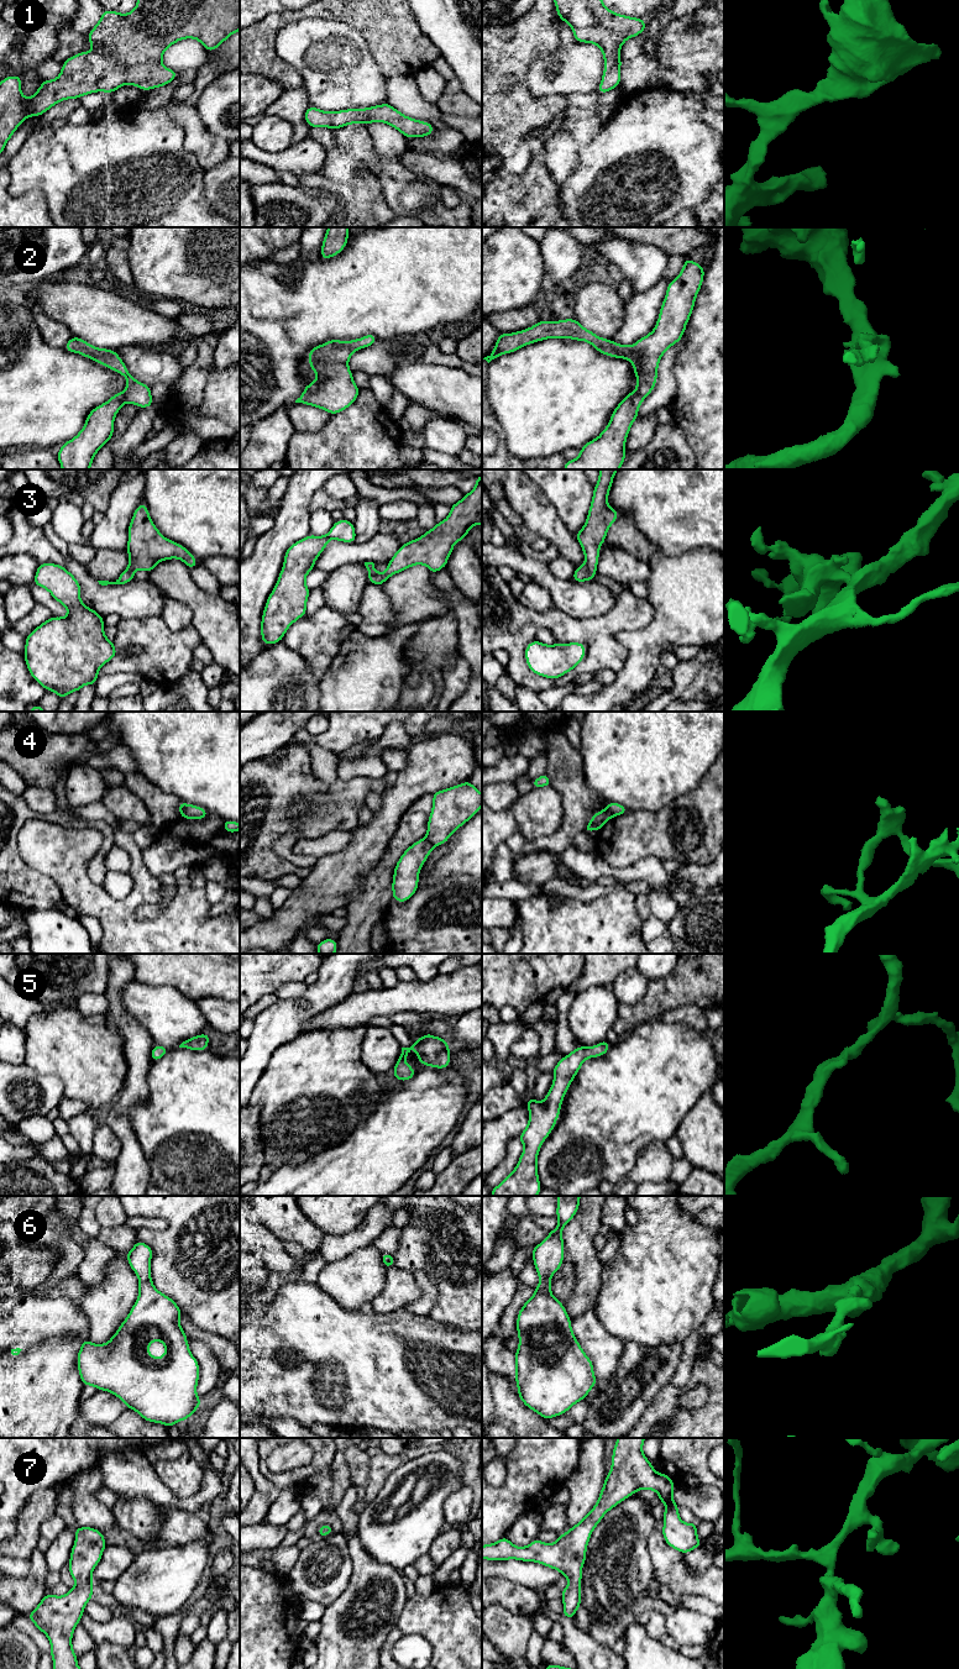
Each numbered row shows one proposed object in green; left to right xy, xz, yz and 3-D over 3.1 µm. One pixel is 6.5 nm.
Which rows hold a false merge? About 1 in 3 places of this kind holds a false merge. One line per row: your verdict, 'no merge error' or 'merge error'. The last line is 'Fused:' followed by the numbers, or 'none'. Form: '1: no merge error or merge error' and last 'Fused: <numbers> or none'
1: no merge error
2: no merge error
3: no merge error
4: merge error
5: no merge error
6: no merge error
7: no merge error
Fused: 4

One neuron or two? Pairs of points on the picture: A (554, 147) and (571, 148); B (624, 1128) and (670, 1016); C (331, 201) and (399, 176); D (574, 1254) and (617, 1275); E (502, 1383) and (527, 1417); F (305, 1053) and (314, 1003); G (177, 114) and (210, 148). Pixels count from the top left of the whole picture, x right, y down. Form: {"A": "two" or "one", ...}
{"A": "one", "B": "two", "C": "two", "D": "two", "E": "one", "F": "two", "G": "one"}

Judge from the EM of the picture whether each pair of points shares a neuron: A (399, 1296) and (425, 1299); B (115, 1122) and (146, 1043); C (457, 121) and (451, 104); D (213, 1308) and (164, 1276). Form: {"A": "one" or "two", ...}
{"A": "two", "B": "one", "C": "two", "D": "one"}

